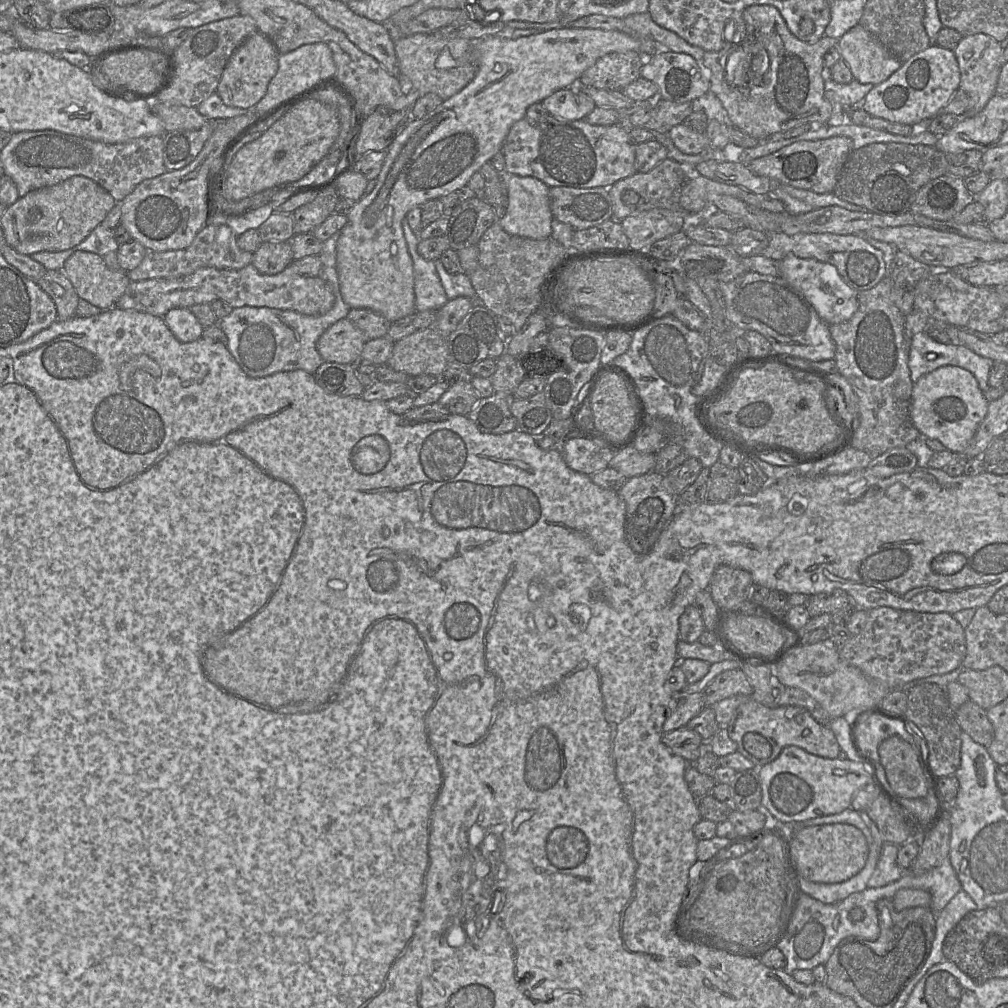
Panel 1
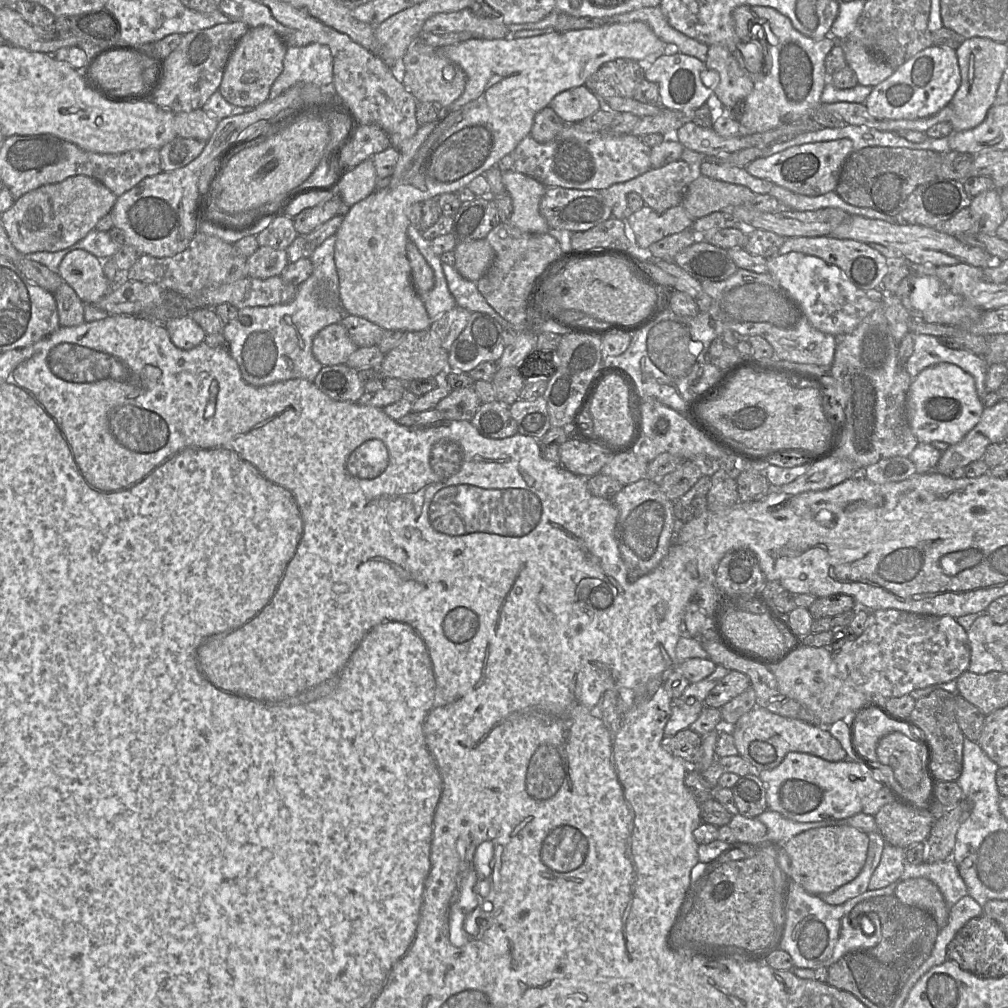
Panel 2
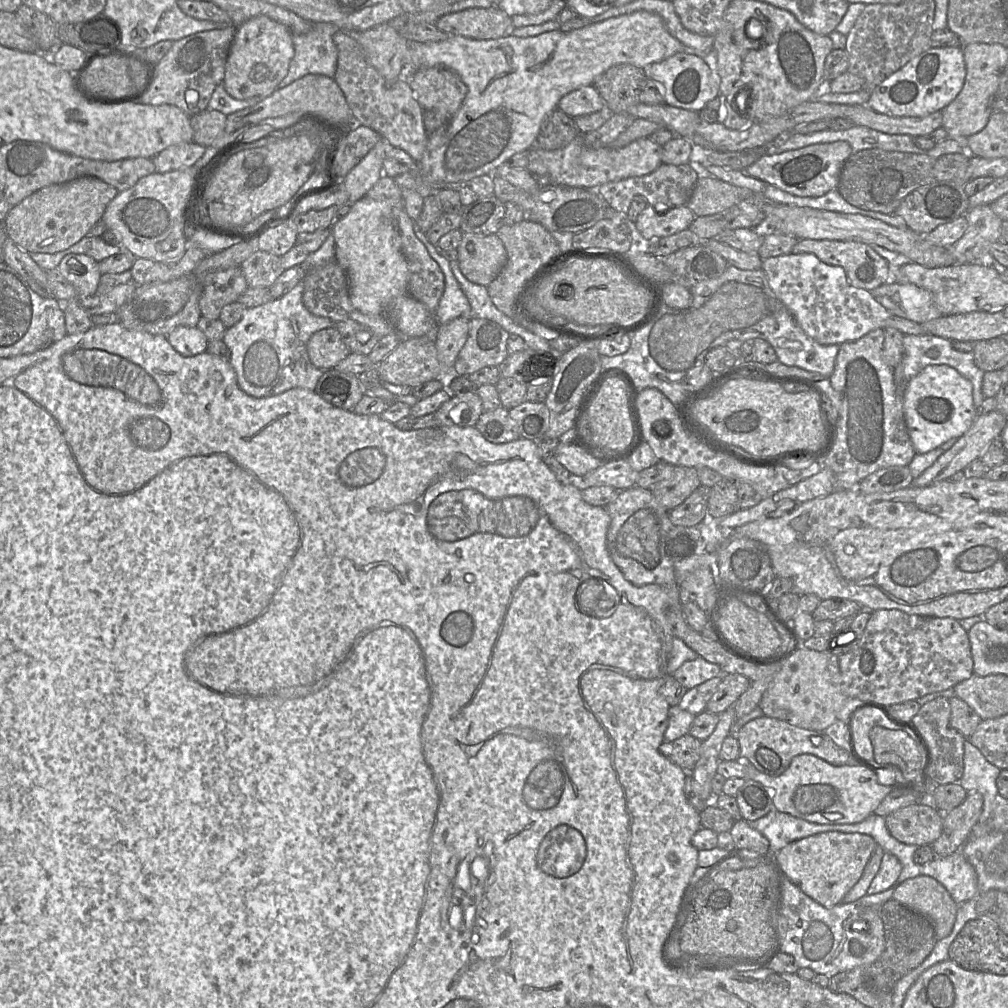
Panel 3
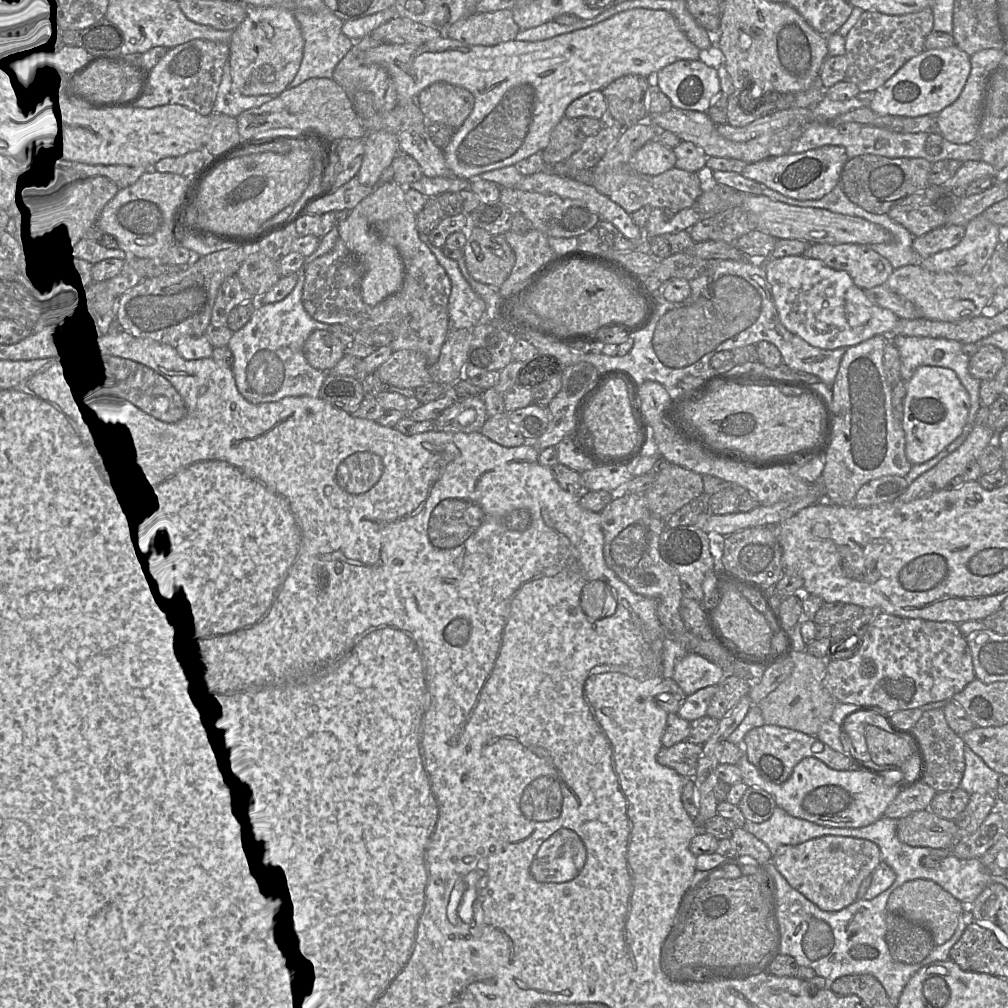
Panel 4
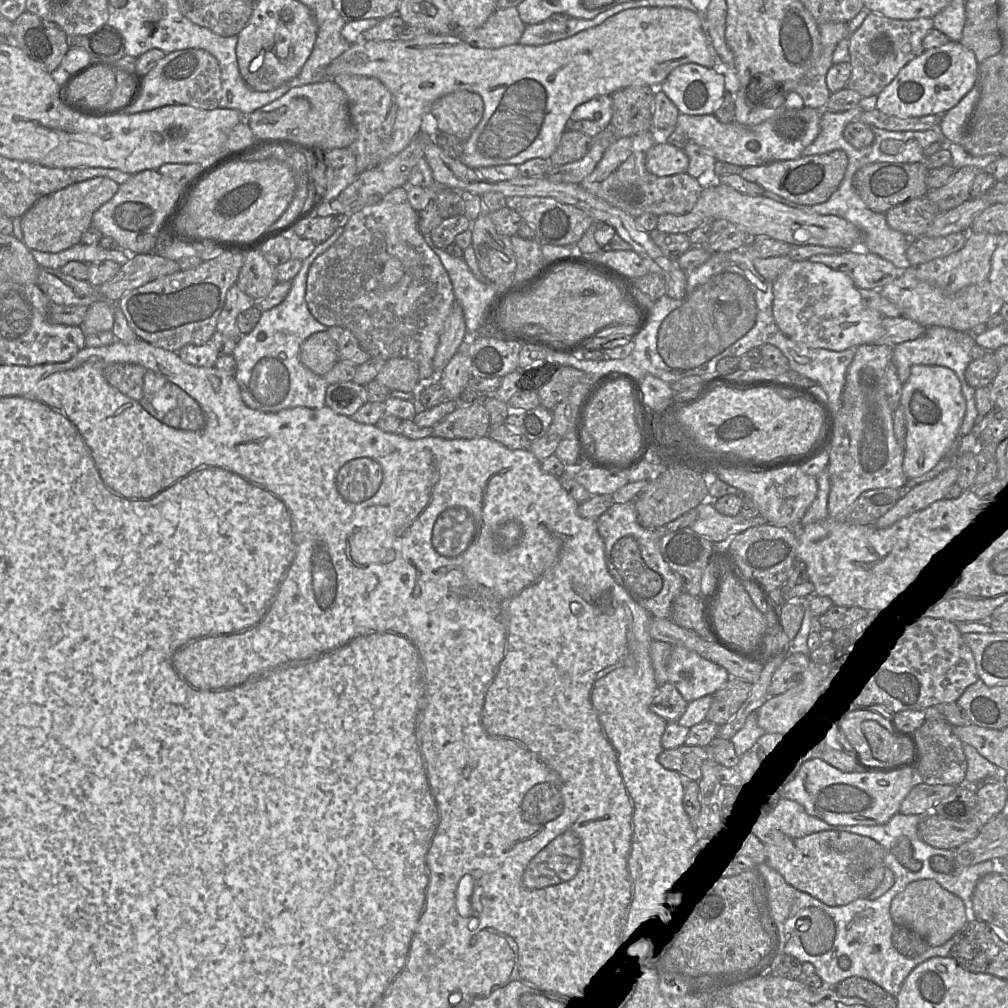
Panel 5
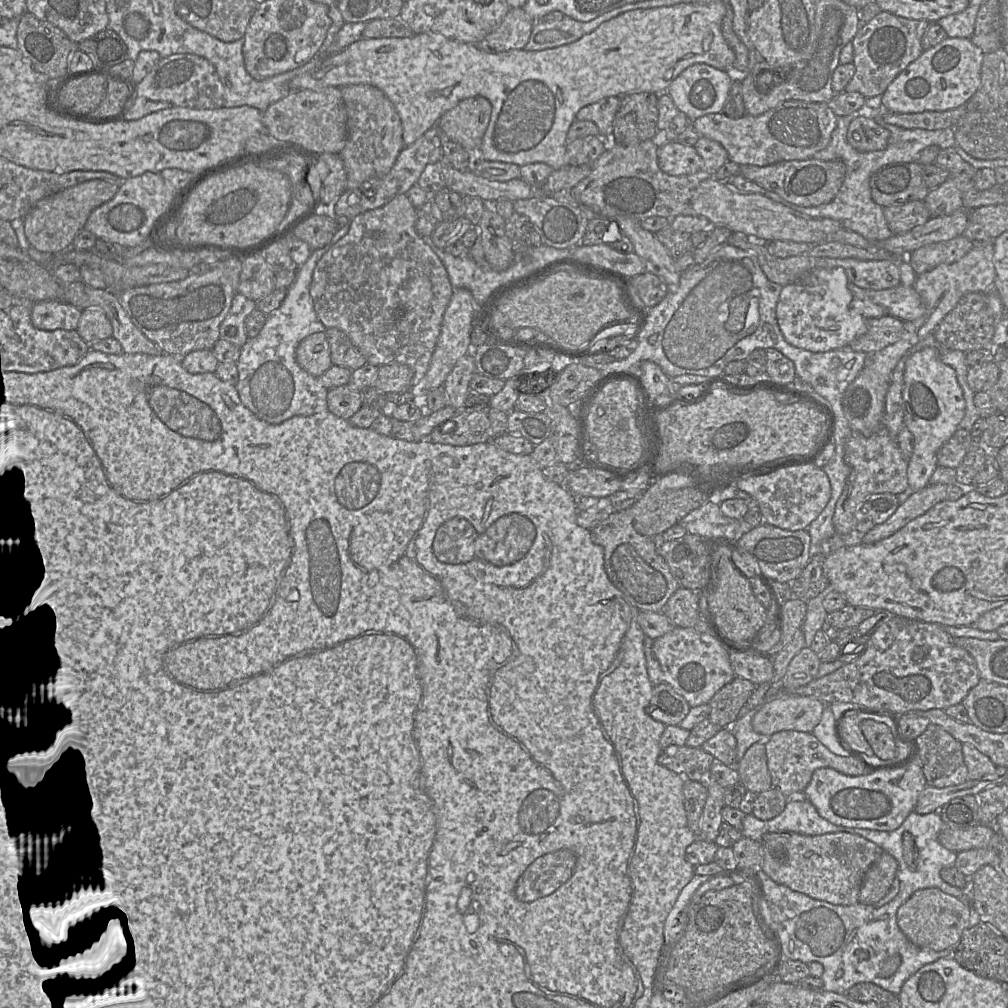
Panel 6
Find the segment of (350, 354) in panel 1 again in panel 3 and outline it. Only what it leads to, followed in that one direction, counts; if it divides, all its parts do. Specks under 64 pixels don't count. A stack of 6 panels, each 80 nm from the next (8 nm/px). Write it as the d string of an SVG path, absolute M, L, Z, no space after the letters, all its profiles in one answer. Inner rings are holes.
M334 327L315 332L307 343L307 353L311 363L322 371L334 368L345 359L350 351L340 333Z

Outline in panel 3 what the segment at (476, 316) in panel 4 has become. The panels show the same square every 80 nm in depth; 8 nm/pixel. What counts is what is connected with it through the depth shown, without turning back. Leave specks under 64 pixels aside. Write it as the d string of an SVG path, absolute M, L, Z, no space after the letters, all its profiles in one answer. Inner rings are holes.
M416 224L415 234L426 246L430 256L438 263L445 278L445 289L434 313L436 322L441 325L458 317L470 320L473 318L471 305L451 270L450 261L439 253L437 245L433 245L428 240L426 233L420 230Z

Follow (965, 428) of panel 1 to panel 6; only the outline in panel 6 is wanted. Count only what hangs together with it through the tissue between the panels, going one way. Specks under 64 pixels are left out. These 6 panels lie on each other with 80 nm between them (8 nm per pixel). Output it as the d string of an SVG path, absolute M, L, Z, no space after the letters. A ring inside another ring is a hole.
M925 347L906 358L904 387L904 424L914 437L913 453L907 461L907 479L914 491L930 484L937 468L937 452L959 429L966 413L966 401L956 371L940 359L939 349Z

